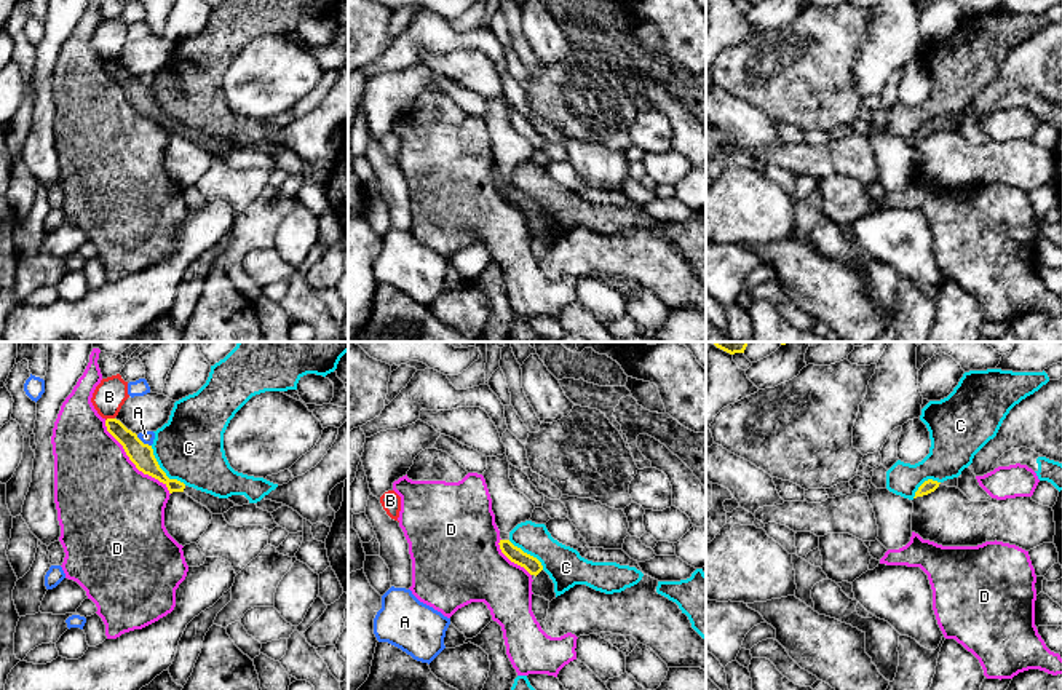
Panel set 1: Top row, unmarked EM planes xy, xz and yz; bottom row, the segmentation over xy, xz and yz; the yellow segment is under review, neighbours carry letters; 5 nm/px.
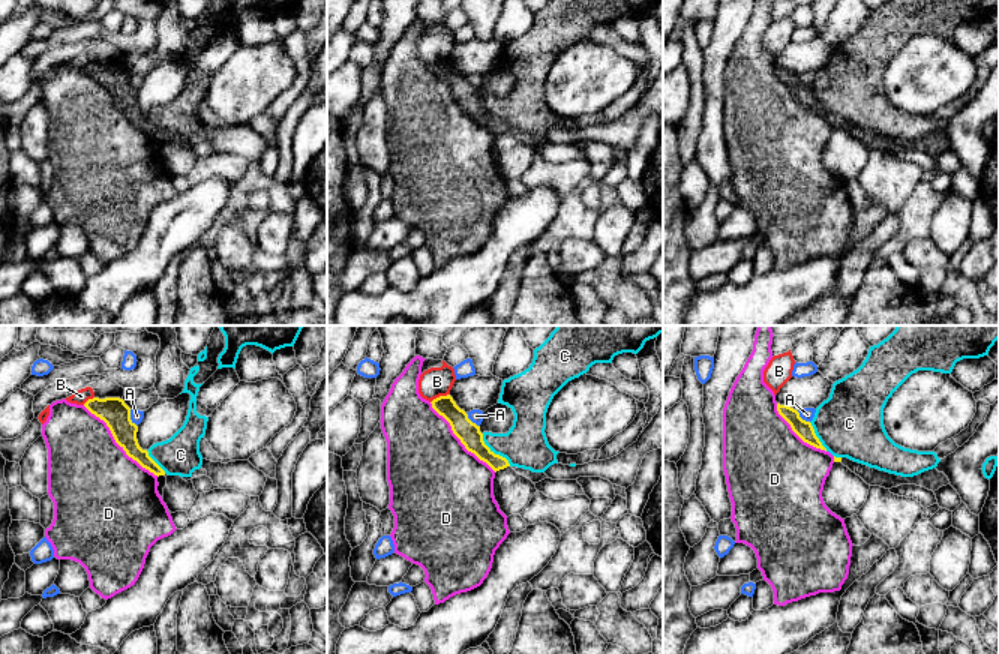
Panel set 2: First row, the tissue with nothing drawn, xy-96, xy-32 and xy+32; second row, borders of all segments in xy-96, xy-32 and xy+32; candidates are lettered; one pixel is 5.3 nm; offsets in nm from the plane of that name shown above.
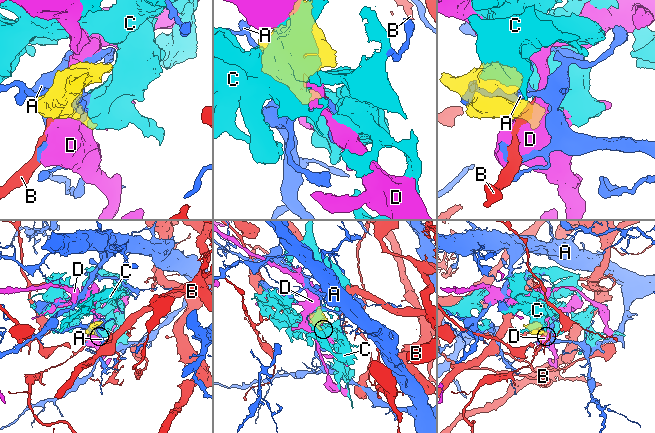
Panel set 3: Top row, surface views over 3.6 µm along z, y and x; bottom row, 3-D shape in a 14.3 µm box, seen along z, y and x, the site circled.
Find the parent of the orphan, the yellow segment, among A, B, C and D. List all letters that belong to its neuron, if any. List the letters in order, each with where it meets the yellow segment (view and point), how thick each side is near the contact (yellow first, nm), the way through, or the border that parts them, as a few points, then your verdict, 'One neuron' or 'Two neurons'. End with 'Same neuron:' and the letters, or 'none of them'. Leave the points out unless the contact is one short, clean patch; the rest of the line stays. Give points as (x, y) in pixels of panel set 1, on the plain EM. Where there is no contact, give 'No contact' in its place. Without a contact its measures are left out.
A: Touches yellow at xy (142, 85). Thickness 120 nm (yellow) against 60 nm. Two neurons
B: Touches yellow at xy (109, 61). Thickness 120 nm (yellow) against 160 nm. Two neurons
C: Touches yellow at xy (162, 112). Thickness 120 nm (yellow) against 340 nm. Path across: xy (141, 96), (162, 112), (189, 90). One neuron
D: Touches yellow at xy (131, 103). Thickness 120 nm (yellow) against 480 nm. Two neurons
Same neuron: C

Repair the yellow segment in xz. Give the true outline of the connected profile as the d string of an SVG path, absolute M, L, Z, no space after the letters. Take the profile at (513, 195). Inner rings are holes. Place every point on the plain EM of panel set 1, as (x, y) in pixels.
M525 163L517 166L508 182L500 182L501 195L514 206L524 209L530 217L538 217L545 212L554 225L556 240L573 230L575 227L586 227L596 233L613 236L637 227L644 216L636 209L620 208L616 204L592 204L580 198L570 188L554 182L545 166Z

